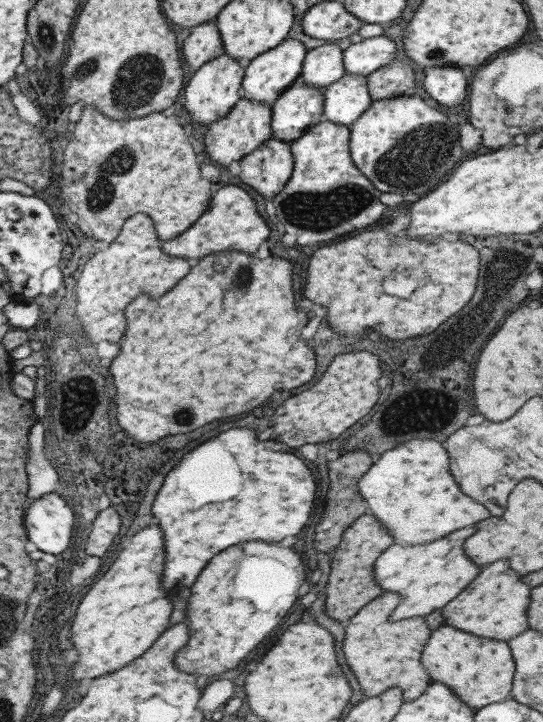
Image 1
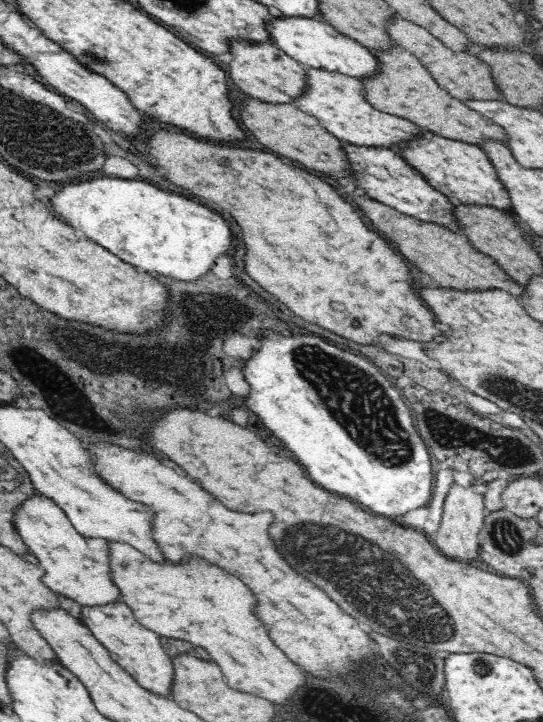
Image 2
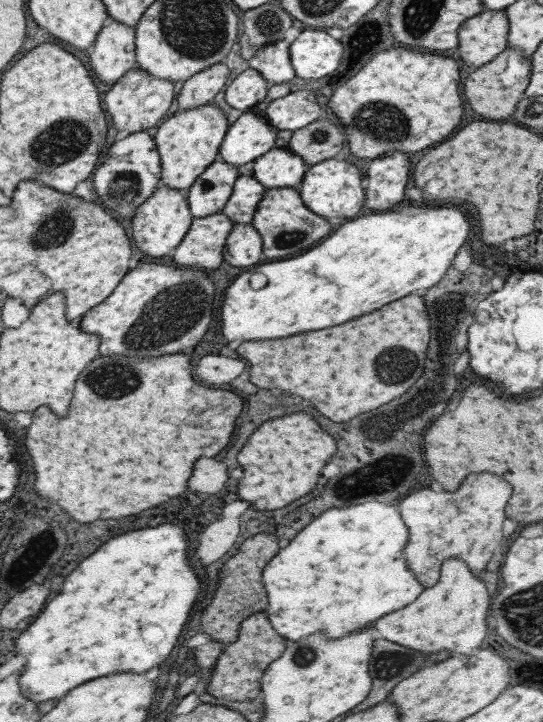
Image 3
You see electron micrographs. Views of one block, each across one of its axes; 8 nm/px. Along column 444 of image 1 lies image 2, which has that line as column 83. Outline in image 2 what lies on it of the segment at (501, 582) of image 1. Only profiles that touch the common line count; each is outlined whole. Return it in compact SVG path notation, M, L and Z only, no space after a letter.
M119 599L118 602L101 606L82 605L80 620L108 650L111 659L127 670L128 674L132 675L146 690L154 694L170 696L170 684L174 674L171 657L161 646L159 635L142 626L142 623L136 620L132 610L126 606L126 602Z

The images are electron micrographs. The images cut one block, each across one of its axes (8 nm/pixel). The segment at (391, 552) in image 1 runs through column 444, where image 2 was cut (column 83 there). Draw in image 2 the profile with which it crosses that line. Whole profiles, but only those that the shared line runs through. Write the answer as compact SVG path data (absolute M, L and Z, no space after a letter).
M36 490L12 513L16 532L22 537L28 552L40 560L40 567L44 569L42 583L47 588L76 600L81 606L101 606L120 599L121 593L110 575L105 538L84 538L78 534L60 506Z

